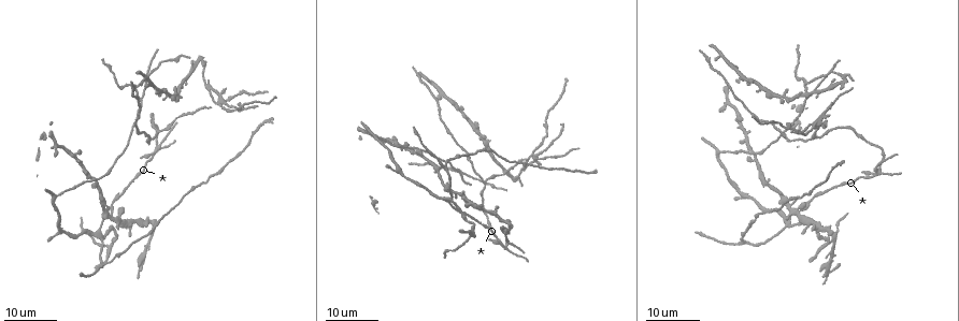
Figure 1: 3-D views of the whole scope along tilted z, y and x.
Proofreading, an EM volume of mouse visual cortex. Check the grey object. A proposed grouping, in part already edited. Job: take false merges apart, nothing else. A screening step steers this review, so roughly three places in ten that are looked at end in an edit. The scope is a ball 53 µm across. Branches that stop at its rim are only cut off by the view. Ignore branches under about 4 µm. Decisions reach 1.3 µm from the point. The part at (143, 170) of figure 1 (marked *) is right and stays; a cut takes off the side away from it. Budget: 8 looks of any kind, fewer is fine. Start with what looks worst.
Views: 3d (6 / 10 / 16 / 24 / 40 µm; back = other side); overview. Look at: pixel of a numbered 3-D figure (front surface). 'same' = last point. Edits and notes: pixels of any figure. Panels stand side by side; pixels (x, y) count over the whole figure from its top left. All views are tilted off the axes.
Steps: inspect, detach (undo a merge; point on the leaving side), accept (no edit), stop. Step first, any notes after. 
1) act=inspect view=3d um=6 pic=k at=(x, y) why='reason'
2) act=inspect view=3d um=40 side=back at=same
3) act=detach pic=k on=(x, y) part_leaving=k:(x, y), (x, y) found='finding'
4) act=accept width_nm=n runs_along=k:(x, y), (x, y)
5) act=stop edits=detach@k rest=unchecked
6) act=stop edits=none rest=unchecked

act=inspect view=3d um=24 pic=1 at=(155, 145) why='thin arm on a thick one'

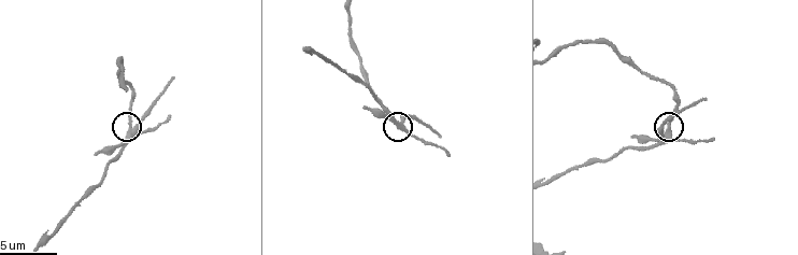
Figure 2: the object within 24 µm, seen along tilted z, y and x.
act=inspect view=3d um=10 pic=2 at=(129, 131)

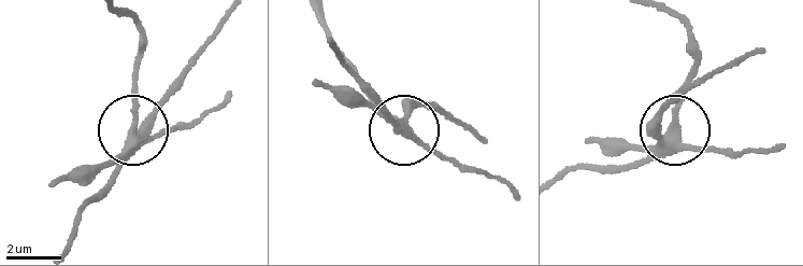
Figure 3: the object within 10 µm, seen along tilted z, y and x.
act=detach pic=3 on=(99, 165) side_arm_um=7 part_leaving=3:(127, 146), (184, 83), (226, 19) found='two neurons meet here'

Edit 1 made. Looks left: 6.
act=inspect view=3d um=16 pic=1 at=(746, 151) why='four or more arms meet'

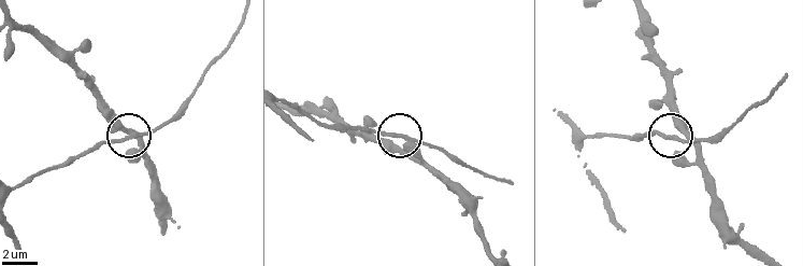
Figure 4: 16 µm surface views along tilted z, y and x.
act=inspect view=3d um=10 pic=4 at=(675, 137)

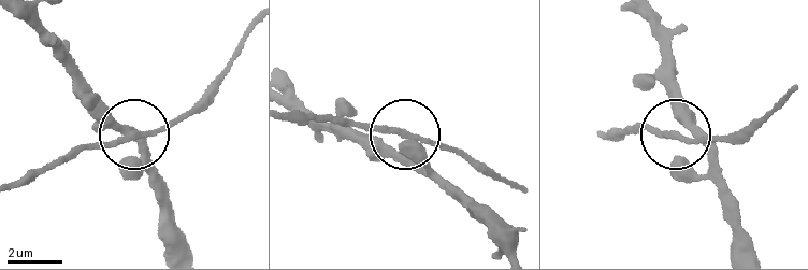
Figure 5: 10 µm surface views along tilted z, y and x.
act=accept arms=4 found='one neuron here'

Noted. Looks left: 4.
act=inspect view=3d um=16 pic=1 at=(104, 238) why='three arms meet'

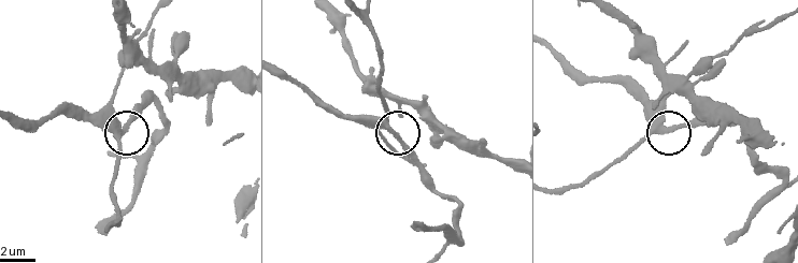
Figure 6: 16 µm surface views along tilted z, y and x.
act=inspect view=3d um=10 pic=6 at=(393, 131)

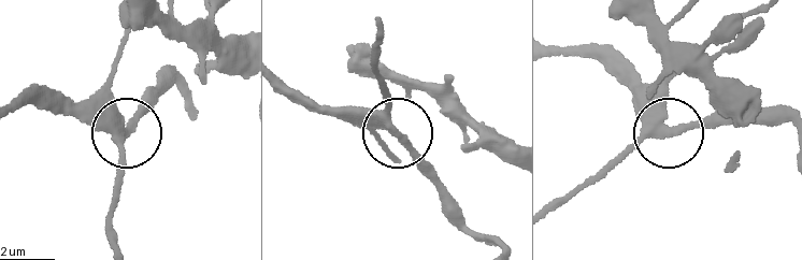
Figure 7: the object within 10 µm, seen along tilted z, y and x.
act=accept width_nm=270 found='continuous, no second neuron'

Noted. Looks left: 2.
act=inspect view=3d um=24 pic=1 at=(804, 81)

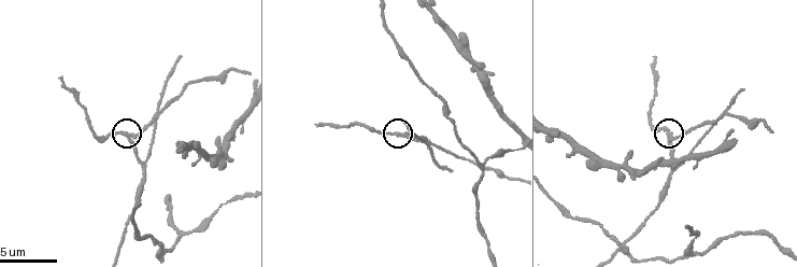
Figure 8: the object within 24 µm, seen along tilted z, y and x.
act=inspect view=3d um=6 pic=8 at=(132, 135)

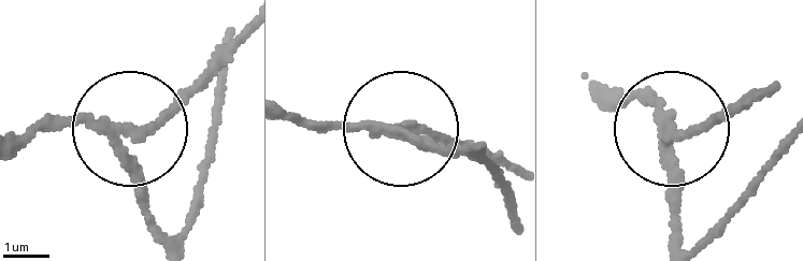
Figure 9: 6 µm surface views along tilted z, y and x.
act=detach pic=9 on=(177, 111) arms=3 part_leaving=9:(120, 127), (171, 114), (246, 38) found='a second neuron is stuck on'

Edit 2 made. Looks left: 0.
act=stop edits=detach@3,detach@9 rest=unchecked

